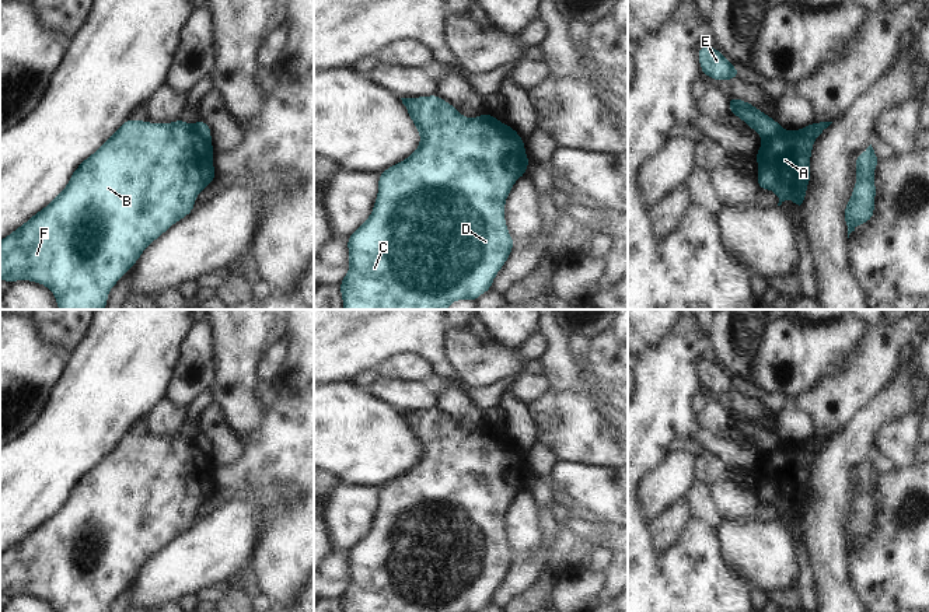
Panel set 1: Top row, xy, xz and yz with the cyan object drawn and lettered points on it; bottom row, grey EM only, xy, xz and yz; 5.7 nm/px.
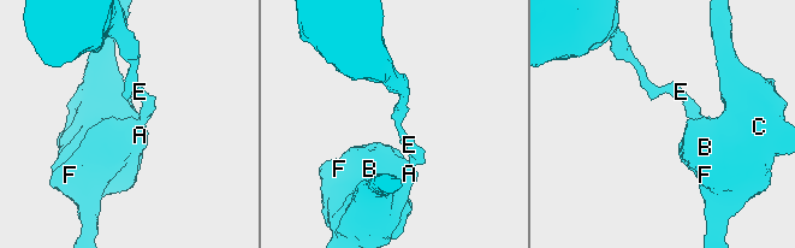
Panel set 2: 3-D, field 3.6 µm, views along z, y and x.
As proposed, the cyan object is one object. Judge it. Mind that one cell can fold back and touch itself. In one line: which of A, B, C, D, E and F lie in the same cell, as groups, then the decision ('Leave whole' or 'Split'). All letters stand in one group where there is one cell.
Groups: A B C D F / E. Split

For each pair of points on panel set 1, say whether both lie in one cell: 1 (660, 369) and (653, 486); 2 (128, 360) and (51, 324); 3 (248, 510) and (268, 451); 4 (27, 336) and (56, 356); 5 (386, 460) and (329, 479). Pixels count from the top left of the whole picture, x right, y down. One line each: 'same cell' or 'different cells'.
1: different cells
2: different cells
3: different cells
4: same cell
5: different cells

